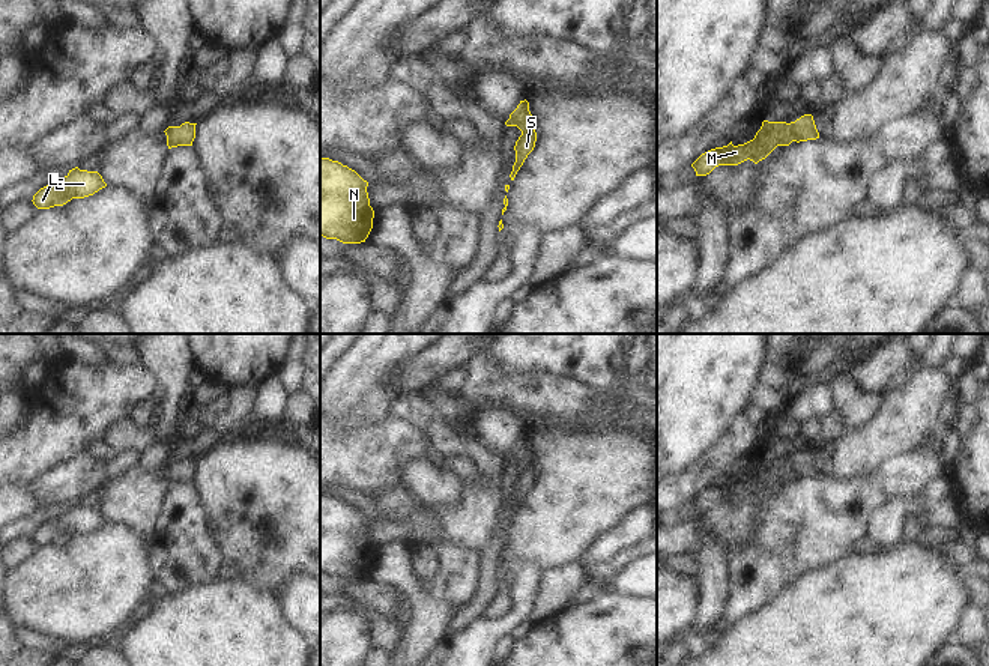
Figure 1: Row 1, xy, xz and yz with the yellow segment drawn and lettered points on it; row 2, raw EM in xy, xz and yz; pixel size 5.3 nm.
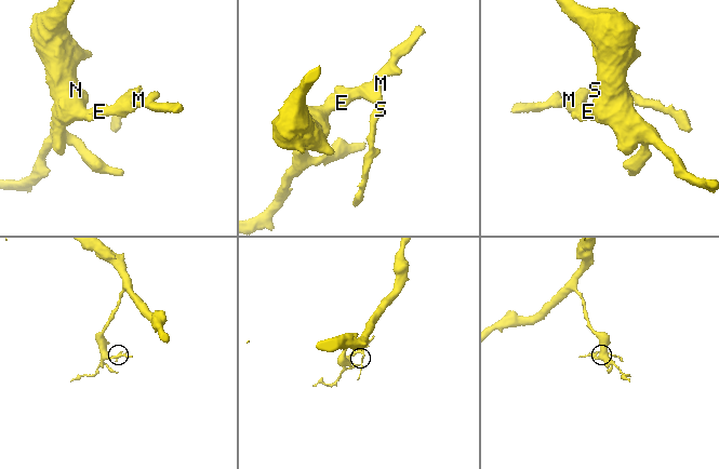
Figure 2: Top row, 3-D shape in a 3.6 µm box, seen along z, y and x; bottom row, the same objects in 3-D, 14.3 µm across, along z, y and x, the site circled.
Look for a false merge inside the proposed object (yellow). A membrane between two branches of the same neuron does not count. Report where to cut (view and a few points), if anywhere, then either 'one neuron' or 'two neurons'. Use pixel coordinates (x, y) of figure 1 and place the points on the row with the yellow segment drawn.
cut yz (788, 124), (794, 140); two neurons

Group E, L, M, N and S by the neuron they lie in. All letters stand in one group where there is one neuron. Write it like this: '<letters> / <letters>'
E L M N / S

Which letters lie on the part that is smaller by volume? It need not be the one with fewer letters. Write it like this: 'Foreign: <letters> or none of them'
Foreign: S

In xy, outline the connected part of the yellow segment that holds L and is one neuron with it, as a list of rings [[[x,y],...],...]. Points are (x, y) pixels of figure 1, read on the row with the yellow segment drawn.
[[[75,167],[53,185],[41,188],[33,195],[32,201],[38,209],[50,209],[54,206],[63,206],[72,198],[93,195],[105,186],[107,183],[98,171],[80,170]]]

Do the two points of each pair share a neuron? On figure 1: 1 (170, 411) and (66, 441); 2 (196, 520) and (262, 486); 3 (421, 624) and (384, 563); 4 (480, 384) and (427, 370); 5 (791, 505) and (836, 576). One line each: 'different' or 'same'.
1: different
2: different
3: same
4: different
5: different

